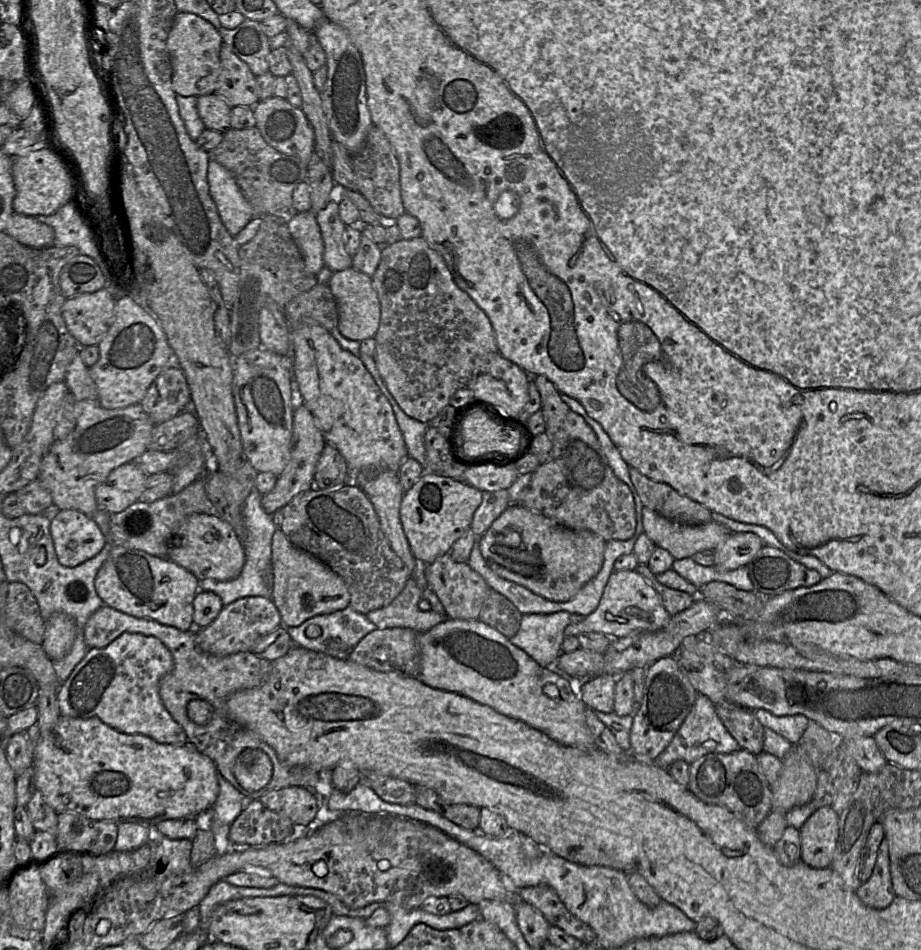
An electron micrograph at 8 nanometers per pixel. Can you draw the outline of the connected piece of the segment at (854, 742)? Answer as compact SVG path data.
M874 737L844 739L842 741L863 772L878 772L888 763Z

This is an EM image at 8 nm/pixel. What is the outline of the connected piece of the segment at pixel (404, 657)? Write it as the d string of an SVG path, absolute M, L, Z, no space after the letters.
M409 628L377 629L365 636L351 650L348 659L378 672L393 672L408 677L419 678L420 654L418 637L419 633Z

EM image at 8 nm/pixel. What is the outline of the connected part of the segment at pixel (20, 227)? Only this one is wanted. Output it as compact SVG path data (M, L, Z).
M14 212L5 232L18 242L33 248L44 248L54 244L55 234L52 227L27 216Z

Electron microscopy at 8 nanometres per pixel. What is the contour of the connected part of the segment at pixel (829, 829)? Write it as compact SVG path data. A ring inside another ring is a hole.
M832 806L817 809L800 831L801 861L812 868L831 866L838 839L839 815Z

